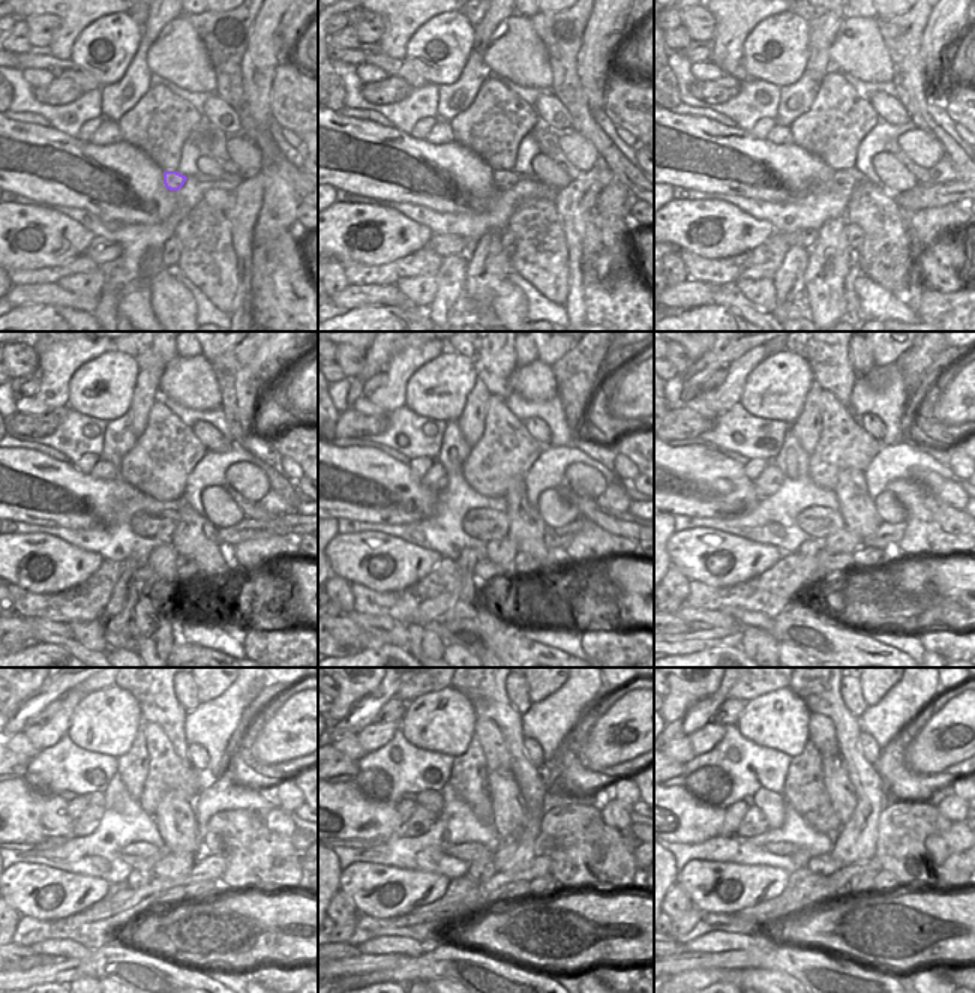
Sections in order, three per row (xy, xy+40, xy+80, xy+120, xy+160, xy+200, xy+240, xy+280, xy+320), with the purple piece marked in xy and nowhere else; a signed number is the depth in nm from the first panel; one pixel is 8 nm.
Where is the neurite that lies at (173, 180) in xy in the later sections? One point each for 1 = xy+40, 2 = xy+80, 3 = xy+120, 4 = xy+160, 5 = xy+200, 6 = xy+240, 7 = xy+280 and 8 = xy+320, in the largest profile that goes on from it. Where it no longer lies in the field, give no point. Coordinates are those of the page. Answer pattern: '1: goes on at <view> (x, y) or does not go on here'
1: goes on at xy+40 (504, 180)
2: goes on at xy+80 (840, 177)
3: goes on at xy+120 (144, 524)
4: goes on at xy+160 (480, 522)
5: goes on at xy+200 (815, 521)
6: goes on at xy+240 (140, 855)
7: goes on at xy+280 (468, 852)
8: goes on at xy+320 (774, 848)

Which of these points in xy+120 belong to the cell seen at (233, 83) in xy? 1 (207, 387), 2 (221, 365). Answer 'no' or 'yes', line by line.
1: no
2: yes

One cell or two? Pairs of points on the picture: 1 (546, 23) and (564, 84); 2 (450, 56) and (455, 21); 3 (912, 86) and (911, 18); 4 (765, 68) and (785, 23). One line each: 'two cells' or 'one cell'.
1: one cell
2: one cell
3: one cell
4: one cell

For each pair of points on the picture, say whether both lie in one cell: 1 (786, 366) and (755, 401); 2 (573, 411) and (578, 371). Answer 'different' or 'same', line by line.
1: same
2: same

